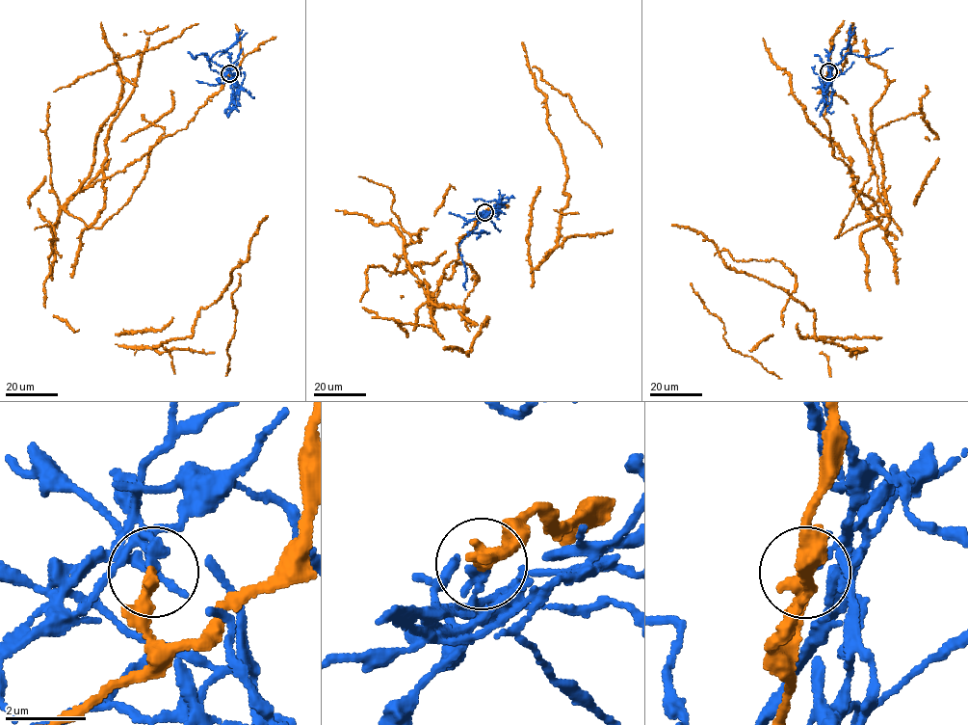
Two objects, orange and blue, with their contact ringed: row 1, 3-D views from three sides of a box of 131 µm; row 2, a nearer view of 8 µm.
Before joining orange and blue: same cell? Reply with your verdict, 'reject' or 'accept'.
reject

